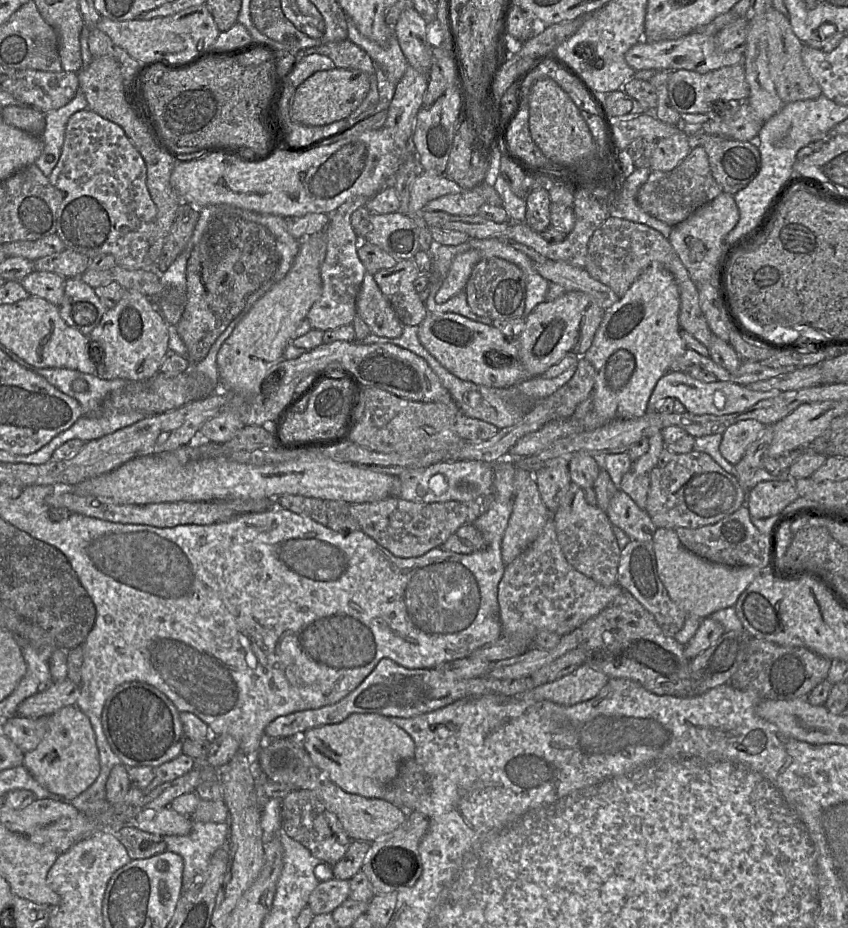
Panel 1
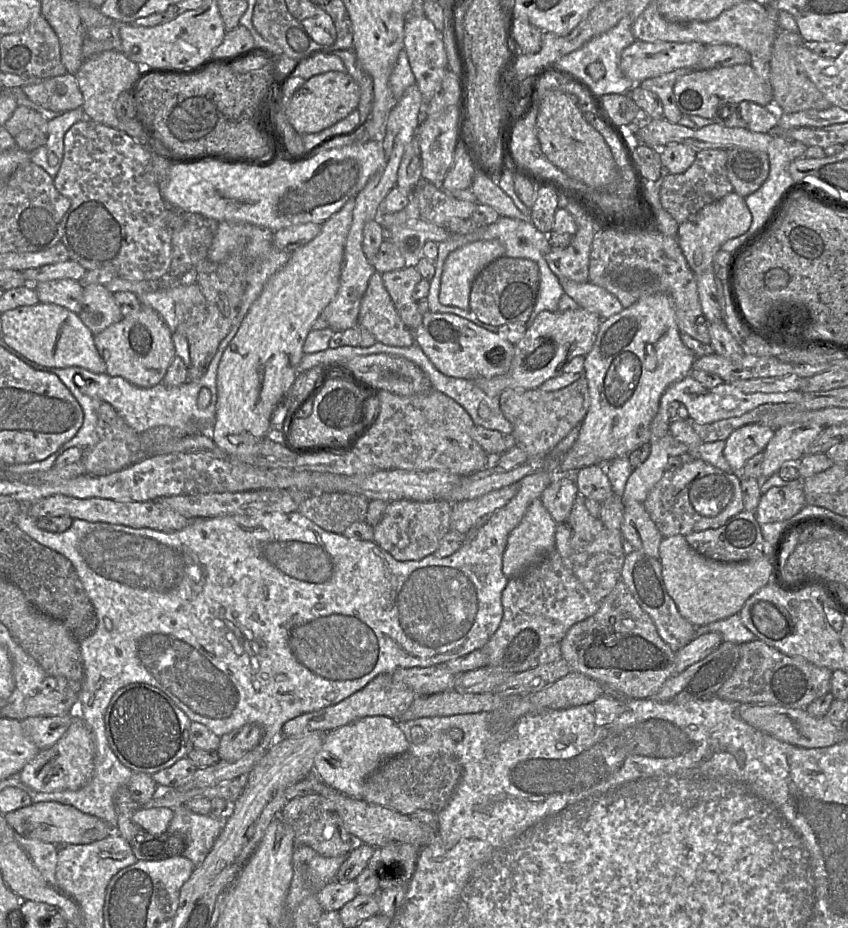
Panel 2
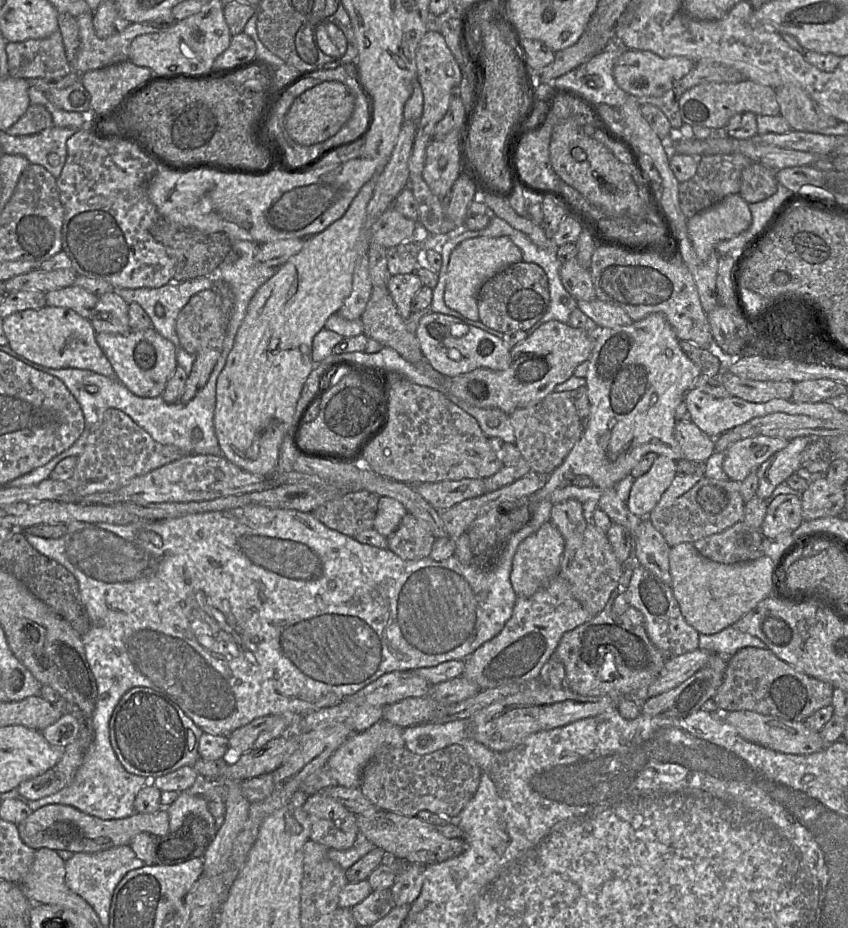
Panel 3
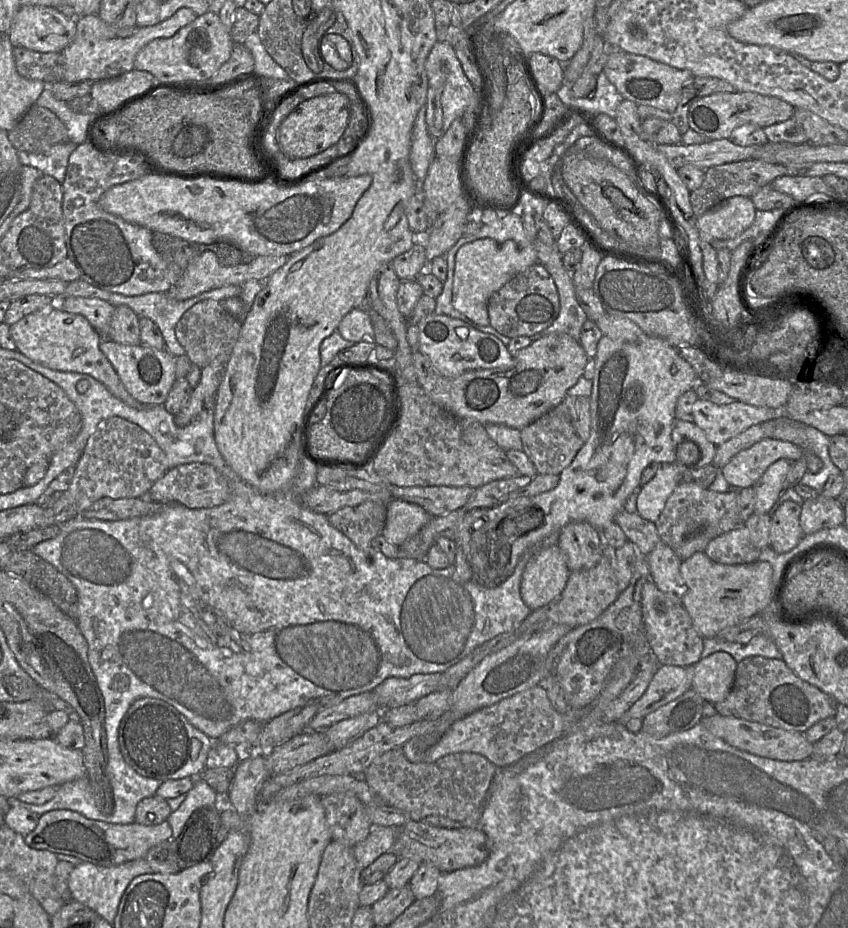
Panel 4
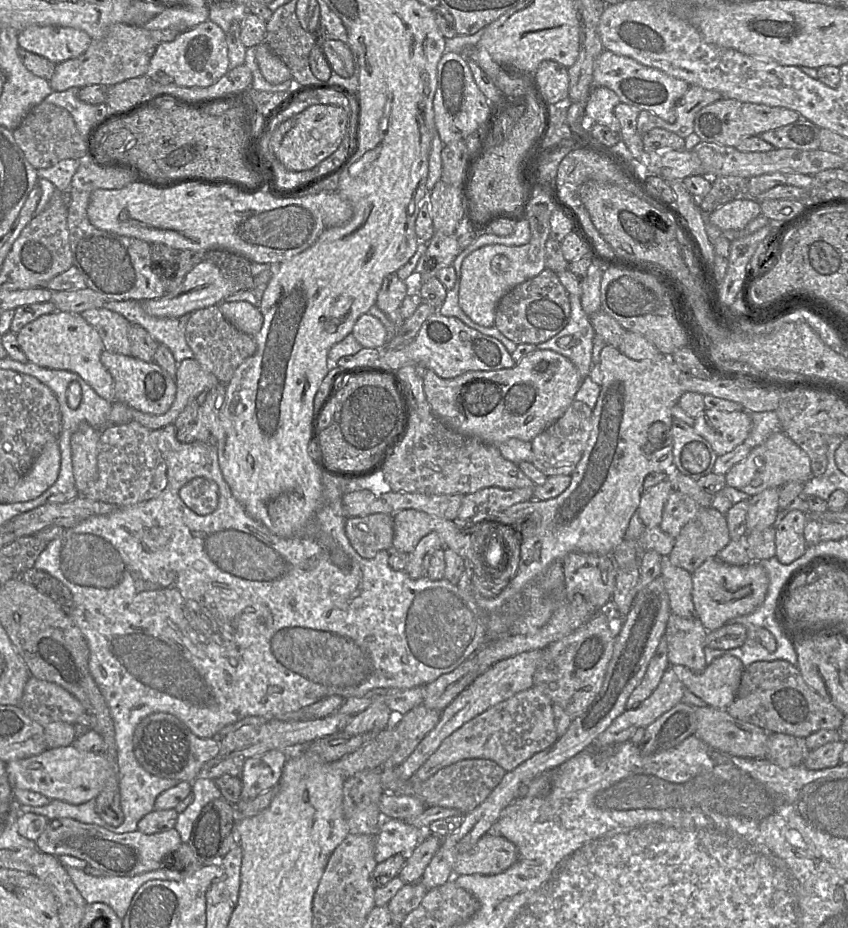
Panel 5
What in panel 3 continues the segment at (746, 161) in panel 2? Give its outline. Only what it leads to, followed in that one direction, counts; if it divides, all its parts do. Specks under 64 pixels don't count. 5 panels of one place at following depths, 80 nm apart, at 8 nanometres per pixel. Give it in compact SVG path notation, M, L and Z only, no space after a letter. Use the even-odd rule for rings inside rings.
M752 162L741 174L739 195L748 204L769 198L777 189L775 171L759 162Z

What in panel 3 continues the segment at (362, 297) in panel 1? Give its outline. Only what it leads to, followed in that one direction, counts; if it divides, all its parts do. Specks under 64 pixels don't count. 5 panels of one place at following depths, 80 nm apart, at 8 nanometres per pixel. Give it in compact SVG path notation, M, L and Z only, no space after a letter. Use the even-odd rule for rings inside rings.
M372 287L370 299L360 319L363 334L367 338L394 349L414 365L427 361L415 334L407 329L405 320L398 313L387 287Z

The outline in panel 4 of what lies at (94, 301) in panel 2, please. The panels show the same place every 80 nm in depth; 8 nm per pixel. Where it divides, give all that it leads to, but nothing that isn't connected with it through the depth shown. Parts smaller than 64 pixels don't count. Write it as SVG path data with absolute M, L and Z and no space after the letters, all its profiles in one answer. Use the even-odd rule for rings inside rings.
M125 305L115 307L108 336L124 345L139 345L141 343L139 319L131 308Z

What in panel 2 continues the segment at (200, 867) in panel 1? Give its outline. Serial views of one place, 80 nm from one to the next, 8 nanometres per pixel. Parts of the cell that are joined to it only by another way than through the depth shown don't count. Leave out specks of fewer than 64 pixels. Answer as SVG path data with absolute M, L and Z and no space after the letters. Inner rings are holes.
M182 804L174 808L168 831L185 838L182 856L190 859L197 868L205 861L223 827L224 820L210 814L194 813Z

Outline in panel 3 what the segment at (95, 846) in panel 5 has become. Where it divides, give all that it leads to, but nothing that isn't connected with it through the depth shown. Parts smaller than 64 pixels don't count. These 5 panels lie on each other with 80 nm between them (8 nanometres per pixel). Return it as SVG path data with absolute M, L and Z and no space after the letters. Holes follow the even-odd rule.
M50 804L33 811L25 820L17 825L19 834L23 842L29 847L37 850L49 848L57 852L67 850L72 853L96 853L116 846L130 845L132 839L140 833L149 833L157 836L164 836L169 832L168 809L163 807L155 813L138 813L123 819L103 820L95 816L88 815L72 806L62 804Z

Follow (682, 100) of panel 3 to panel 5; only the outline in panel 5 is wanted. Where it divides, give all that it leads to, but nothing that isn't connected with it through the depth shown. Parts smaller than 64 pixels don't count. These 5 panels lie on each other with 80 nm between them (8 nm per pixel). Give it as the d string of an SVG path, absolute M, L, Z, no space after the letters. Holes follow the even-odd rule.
M721 98L698 111L694 118L694 132L703 142L736 147L743 138L759 136L764 132L794 123L799 118L800 114L791 109Z

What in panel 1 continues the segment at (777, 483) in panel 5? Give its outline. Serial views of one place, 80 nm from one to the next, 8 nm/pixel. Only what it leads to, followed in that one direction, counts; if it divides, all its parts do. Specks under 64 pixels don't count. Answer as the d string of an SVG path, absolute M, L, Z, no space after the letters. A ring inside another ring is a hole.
M751 419L730 425L722 434L722 456L732 465L736 465L743 458L747 447L761 435L764 427Z

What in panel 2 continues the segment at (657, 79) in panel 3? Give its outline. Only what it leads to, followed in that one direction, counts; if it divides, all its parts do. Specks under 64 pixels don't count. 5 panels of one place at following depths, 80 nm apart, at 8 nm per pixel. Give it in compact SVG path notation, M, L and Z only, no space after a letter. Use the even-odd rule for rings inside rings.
M636 40L625 49L620 59L620 69L634 84L671 73L681 68L694 68L706 46L698 42L650 43Z

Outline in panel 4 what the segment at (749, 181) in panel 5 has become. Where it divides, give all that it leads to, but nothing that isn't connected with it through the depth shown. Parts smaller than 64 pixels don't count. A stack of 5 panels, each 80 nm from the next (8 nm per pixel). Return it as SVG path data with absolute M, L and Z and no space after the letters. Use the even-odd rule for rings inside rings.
M749 159L713 166L707 169L704 174L702 185L698 189L690 191L690 203L696 218L731 197L751 198L762 187L771 185L776 178L789 175L789 170L780 165L769 166L768 162L761 159Z

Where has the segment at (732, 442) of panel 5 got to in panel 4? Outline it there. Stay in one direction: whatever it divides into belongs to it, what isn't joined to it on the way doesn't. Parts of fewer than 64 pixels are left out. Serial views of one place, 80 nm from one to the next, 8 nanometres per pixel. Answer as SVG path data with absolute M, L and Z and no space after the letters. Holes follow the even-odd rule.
M702 399L693 404L691 415L693 423L716 447L753 425L779 417L788 417L786 405L780 408L768 408L751 406L739 401L717 405Z

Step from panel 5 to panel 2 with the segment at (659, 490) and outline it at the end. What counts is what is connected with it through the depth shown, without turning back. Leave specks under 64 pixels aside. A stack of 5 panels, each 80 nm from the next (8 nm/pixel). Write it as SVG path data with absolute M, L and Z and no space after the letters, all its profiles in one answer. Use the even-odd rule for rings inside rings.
M651 436L650 439L651 451L649 457L640 466L633 469L631 475L626 484L625 492L622 497L623 503L628 501L637 501L644 503L650 491L662 478L665 471L668 469L669 455L666 449L663 447L663 439L660 441L657 437Z

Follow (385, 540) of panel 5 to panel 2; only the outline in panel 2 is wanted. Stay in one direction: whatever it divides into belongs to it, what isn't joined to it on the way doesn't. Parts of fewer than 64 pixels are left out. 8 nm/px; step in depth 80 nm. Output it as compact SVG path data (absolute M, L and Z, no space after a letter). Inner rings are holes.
M362 493L312 494L297 512L326 531L343 534L354 522L366 522L370 499Z

